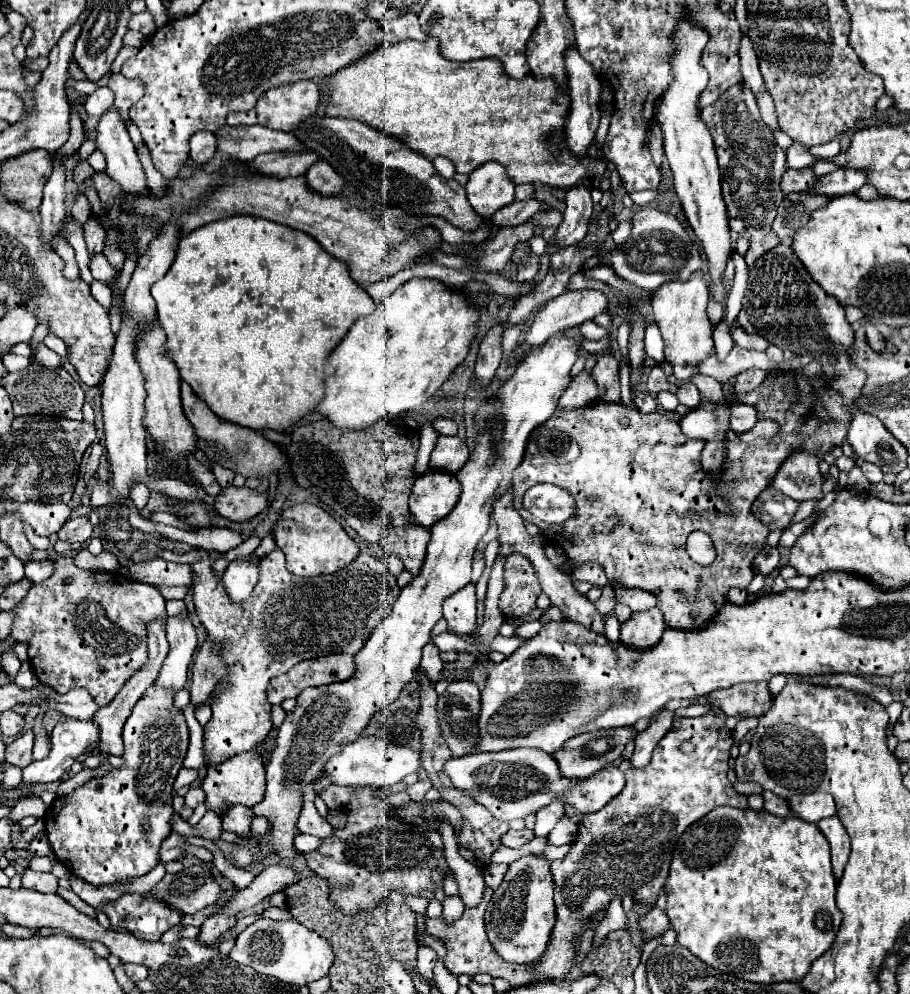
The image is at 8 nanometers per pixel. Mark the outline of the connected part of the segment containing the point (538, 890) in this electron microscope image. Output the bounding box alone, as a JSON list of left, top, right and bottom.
[484,854,556,964]

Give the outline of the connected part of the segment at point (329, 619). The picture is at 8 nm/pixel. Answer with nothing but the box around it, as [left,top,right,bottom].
[190,550,400,766]

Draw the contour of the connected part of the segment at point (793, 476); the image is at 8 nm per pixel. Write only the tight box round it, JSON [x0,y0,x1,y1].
[774,452,824,502]

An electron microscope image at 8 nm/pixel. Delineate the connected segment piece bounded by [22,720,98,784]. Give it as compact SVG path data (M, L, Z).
M92 720L58 722L50 734L52 752L48 758L32 762L22 770L22 782L54 782L74 760L98 744L98 728Z

